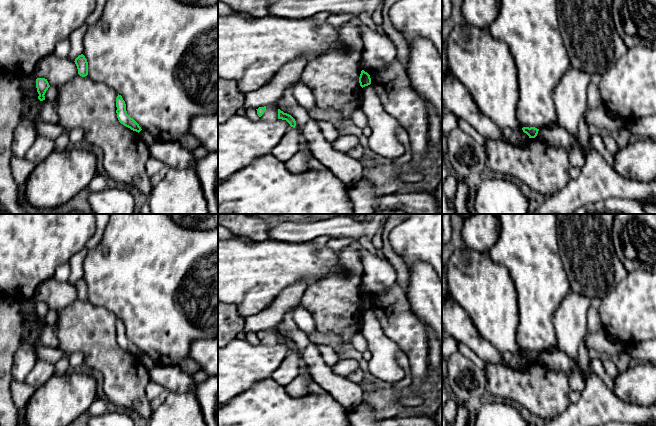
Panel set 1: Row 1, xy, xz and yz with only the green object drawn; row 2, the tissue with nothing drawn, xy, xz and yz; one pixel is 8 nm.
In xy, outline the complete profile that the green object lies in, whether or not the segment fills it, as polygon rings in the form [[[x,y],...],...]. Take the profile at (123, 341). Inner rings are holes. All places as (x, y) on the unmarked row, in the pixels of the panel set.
[[[119,318],[116,322],[116,331],[117,331],[116,337],[119,346],[124,350],[130,352],[131,354],[139,357],[142,354],[141,351],[133,342],[131,342],[127,338],[125,325]]]

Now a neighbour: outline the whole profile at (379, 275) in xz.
[[[361,248],[358,249],[364,267],[362,284],[365,289],[363,294],[370,299],[375,295],[380,295],[396,283],[397,274],[394,267],[377,251],[371,253]]]

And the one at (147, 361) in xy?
[[[142,353],[139,356],[139,358],[141,359],[141,361],[143,362],[143,364],[145,365],[148,371],[152,370],[156,366],[154,362],[152,361],[152,359],[146,354]]]

